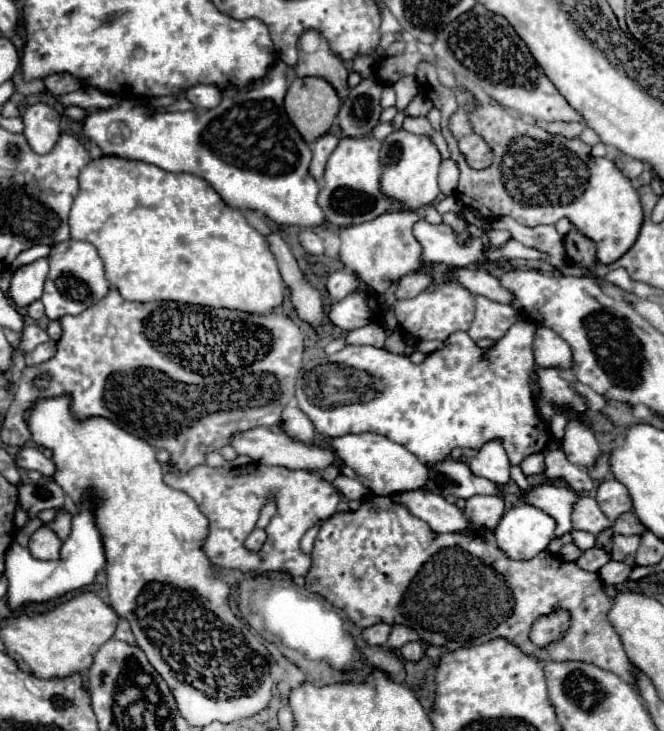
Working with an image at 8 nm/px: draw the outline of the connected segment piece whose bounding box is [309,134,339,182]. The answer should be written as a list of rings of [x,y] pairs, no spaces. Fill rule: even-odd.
[[[325,134],[321,138],[317,138],[317,142],[313,144],[313,160],[311,160],[311,166],[309,166],[309,172],[311,176],[319,182],[323,178],[323,170],[325,170],[325,162],[329,158],[329,154],[335,150],[339,138],[335,138],[333,134]]]

